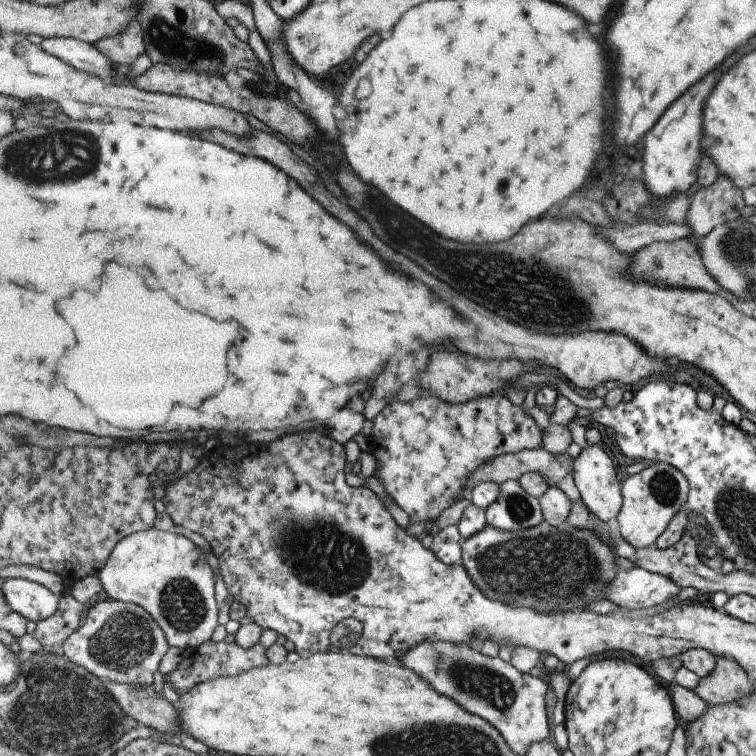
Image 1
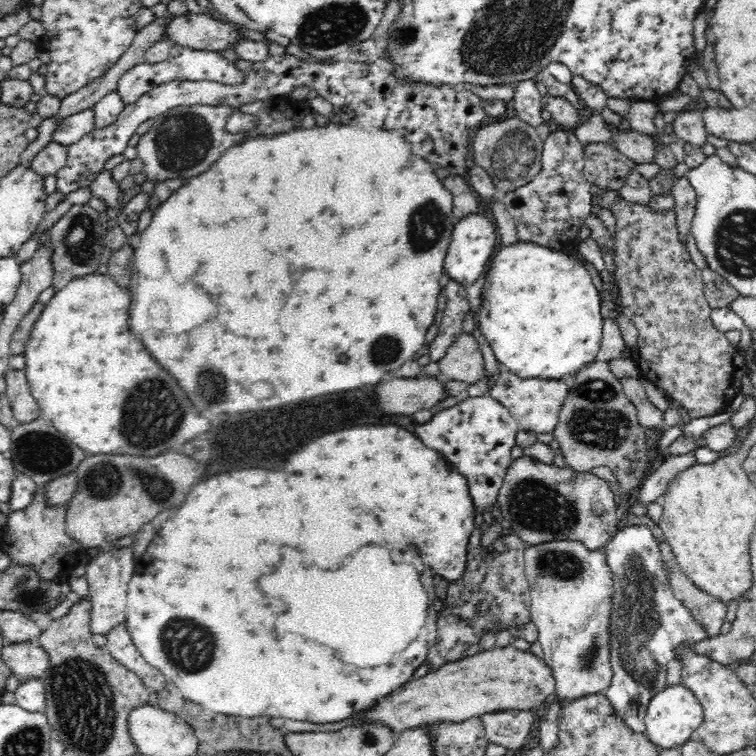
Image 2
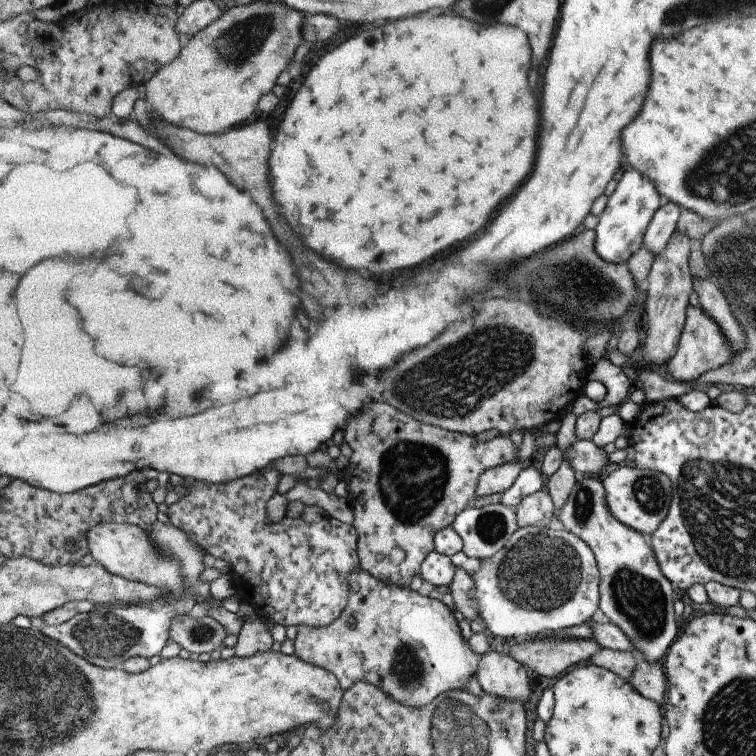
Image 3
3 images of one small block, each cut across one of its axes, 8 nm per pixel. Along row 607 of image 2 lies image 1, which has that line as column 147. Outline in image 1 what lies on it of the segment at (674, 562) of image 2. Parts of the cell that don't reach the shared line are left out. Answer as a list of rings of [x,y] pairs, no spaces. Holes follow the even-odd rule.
[[[109,682],[109,692],[113,692],[121,710],[139,722],[139,726],[177,734],[177,706],[171,704],[163,692],[159,694],[153,684]]]

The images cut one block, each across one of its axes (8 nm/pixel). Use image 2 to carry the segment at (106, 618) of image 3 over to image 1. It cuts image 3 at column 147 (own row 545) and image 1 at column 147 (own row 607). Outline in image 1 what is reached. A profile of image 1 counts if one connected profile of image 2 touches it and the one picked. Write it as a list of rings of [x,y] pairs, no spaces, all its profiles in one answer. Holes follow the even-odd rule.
[[[103,600],[87,610],[83,626],[61,646],[61,652],[73,664],[87,668],[101,680],[117,684],[153,684],[169,648],[169,638],[165,638],[165,632],[153,620],[149,610],[119,600]]]

